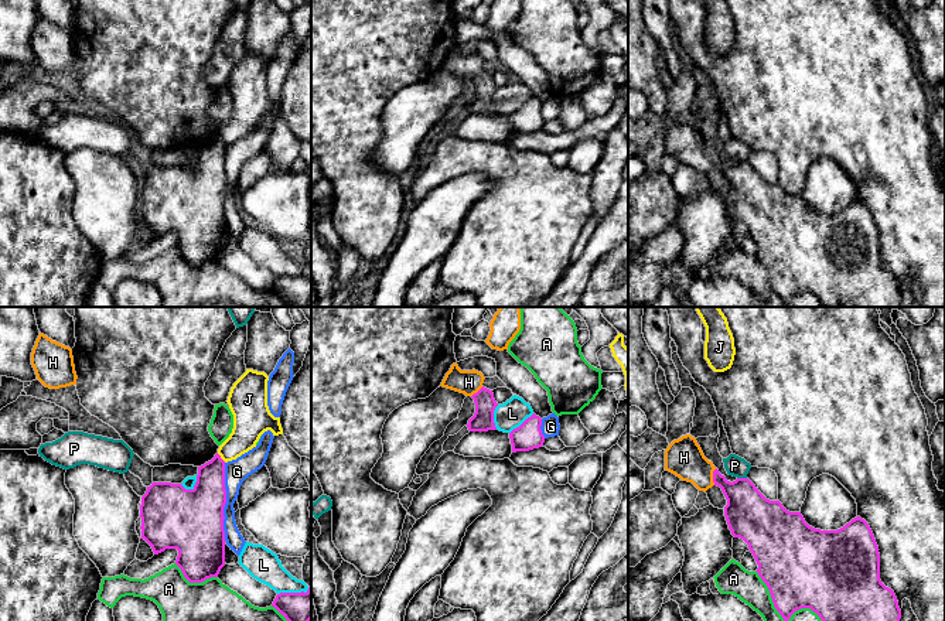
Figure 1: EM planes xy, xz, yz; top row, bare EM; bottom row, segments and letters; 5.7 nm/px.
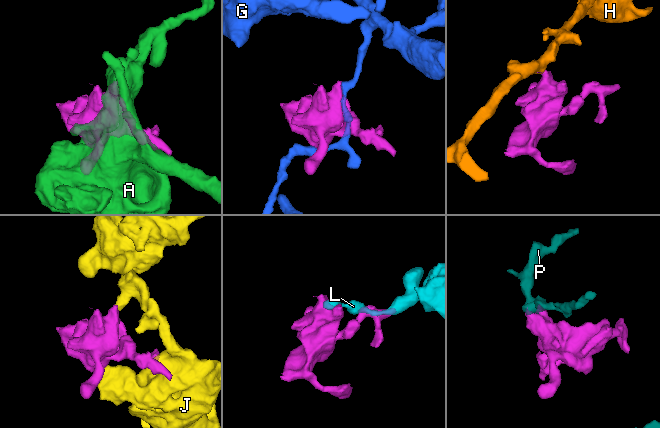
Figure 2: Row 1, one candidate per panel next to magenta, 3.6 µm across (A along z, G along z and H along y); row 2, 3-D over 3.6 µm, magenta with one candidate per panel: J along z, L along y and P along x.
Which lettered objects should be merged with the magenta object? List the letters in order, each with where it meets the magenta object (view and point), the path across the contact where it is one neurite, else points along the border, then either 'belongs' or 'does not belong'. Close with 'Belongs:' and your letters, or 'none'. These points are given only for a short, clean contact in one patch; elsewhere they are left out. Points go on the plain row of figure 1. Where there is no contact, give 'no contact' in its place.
A: xy (194, 265) | does not belong
G: xy (225, 186) | does not belong
H: yz (713, 160) | across yz (746, 190), (713, 160), (705, 159), (683, 140) | belongs
J: xy (219, 140) | does not belong
L: xy (194, 170) | does not belong
P: yz (741, 161) | does not belong
Belongs: H

